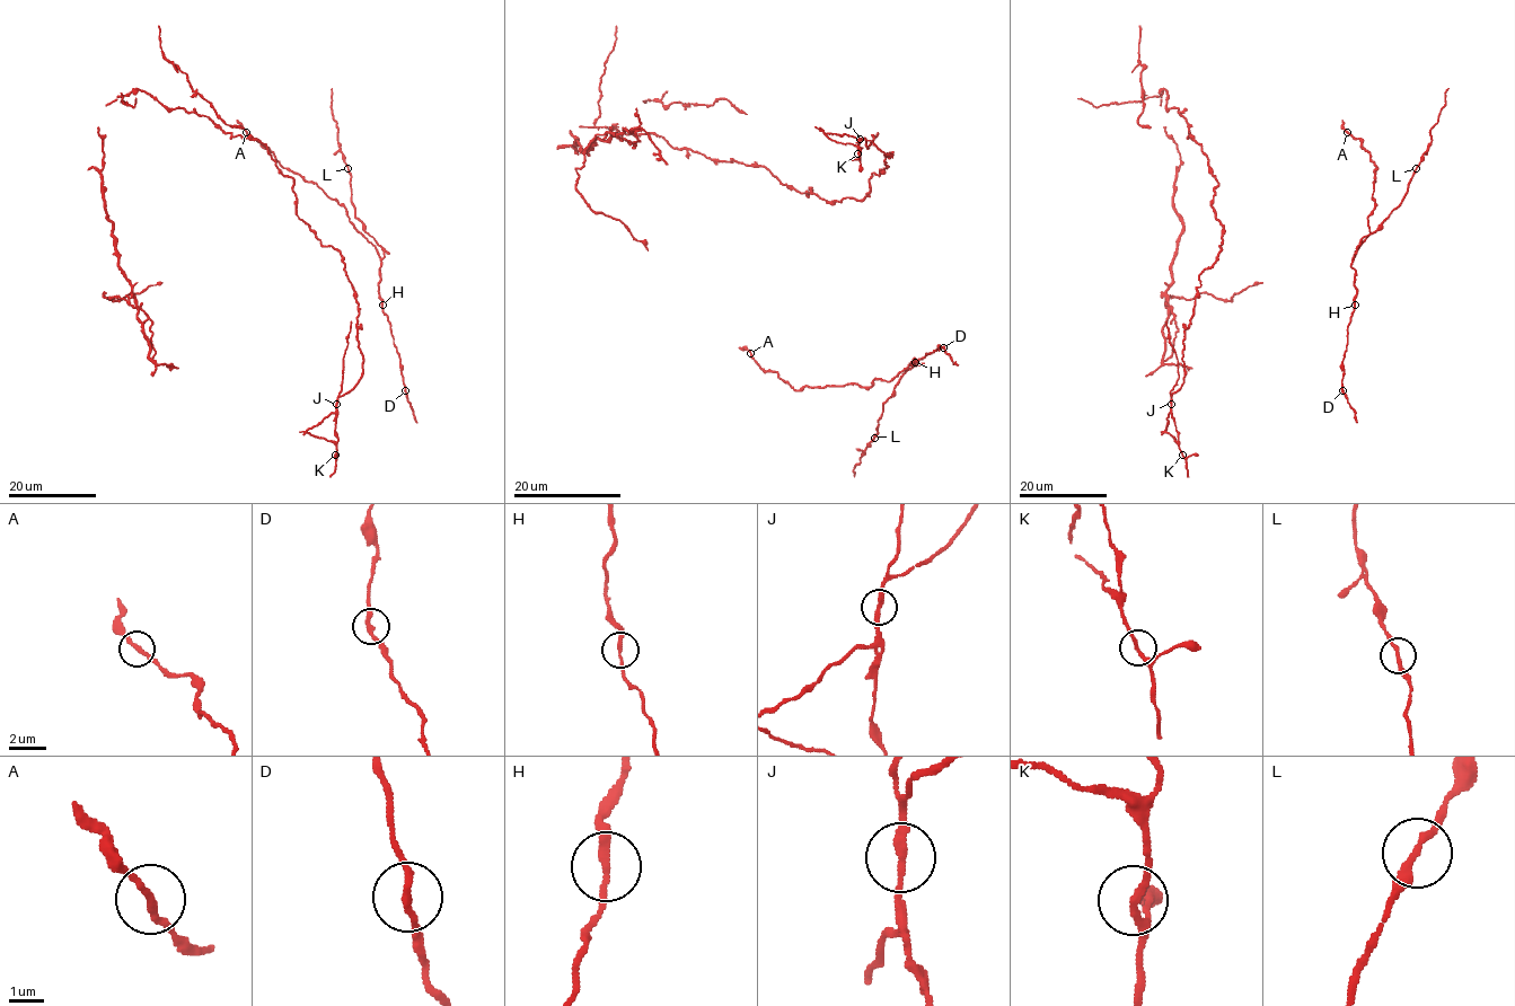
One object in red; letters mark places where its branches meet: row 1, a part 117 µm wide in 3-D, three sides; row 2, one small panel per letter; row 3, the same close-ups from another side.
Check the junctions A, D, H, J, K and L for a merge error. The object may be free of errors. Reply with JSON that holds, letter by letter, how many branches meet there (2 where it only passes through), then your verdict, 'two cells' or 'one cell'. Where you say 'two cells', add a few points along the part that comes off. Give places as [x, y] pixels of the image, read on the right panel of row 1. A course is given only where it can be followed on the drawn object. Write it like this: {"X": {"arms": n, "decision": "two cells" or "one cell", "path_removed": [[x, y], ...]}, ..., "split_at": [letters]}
{"A": {"arms": 2, "decision": "one cell"}, "D": {"arms": 2, "decision": "one cell"}, "H": {"arms": 2, "decision": "one cell"}, "J": {"arms": 2, "decision": "two cells"}, "K": {"arms": 2, "decision": "one cell"}, "L": {"arms": 2, "decision": "one cell"}, "split_at": ["J"]}

